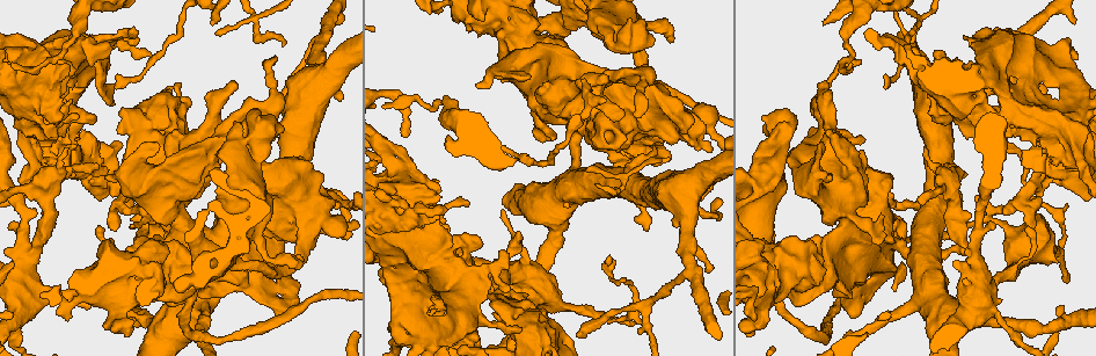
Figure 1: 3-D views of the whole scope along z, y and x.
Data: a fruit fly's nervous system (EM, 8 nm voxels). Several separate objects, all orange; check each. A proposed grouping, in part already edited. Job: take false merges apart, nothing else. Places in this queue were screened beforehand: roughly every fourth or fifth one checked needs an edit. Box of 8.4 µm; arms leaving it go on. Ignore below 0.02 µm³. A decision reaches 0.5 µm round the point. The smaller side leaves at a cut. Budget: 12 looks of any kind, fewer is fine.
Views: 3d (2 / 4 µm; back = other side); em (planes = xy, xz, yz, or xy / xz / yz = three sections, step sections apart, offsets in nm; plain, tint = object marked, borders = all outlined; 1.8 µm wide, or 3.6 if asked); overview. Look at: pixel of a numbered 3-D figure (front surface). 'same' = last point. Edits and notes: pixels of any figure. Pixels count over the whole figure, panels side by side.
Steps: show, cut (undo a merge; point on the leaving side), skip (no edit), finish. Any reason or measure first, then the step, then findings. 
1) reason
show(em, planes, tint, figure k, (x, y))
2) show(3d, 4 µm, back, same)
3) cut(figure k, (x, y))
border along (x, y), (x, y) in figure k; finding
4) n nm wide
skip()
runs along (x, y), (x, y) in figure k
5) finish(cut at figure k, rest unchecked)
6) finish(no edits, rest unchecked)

a fork
show(em, xz, step 8, tint, figure 1, (556, 29))

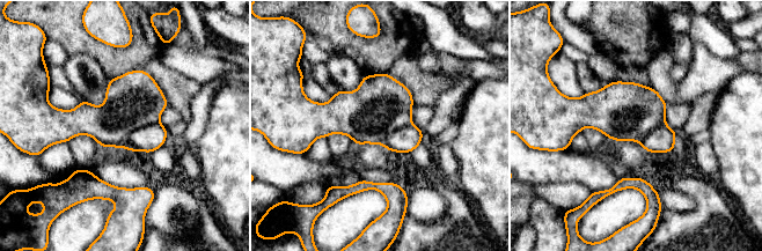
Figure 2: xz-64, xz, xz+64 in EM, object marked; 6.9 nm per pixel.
skip()
continuous, no second cell

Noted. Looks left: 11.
four-way junction
show(em, 3.6 µm, yz, step 4, borders, figure 1, (614, 164))

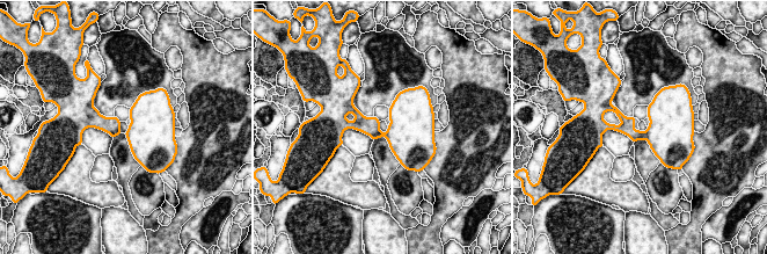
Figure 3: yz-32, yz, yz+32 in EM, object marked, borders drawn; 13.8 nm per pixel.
cut(figure 3, (662, 135))
border along (643, 132), (645, 138) in figure 3; two cells meet here

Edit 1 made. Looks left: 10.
sharp bend
show(3d, 4 µm, figure 1, (991, 213))

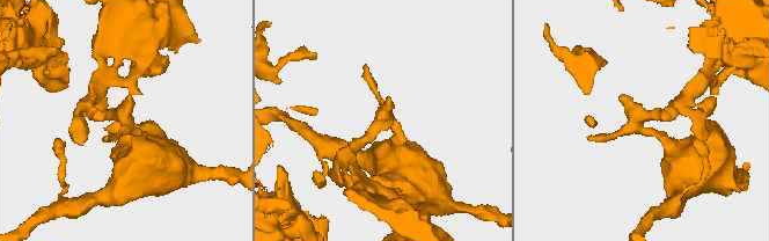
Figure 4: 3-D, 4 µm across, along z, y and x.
show(em, planes, borders, figure 4, (387, 120))

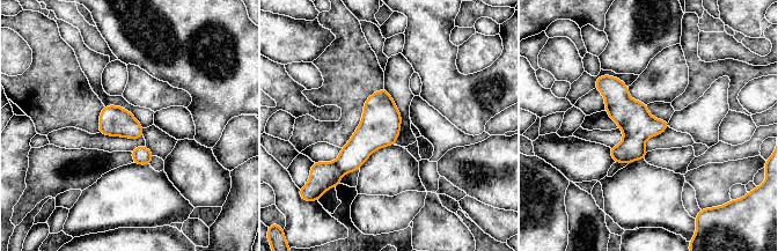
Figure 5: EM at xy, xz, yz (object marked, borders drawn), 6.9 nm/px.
cut(figure 5, (364, 142))
border along (334, 162), (343, 174) in figure 5; a second cell is stuck on

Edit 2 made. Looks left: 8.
see it whole again
show(overview)

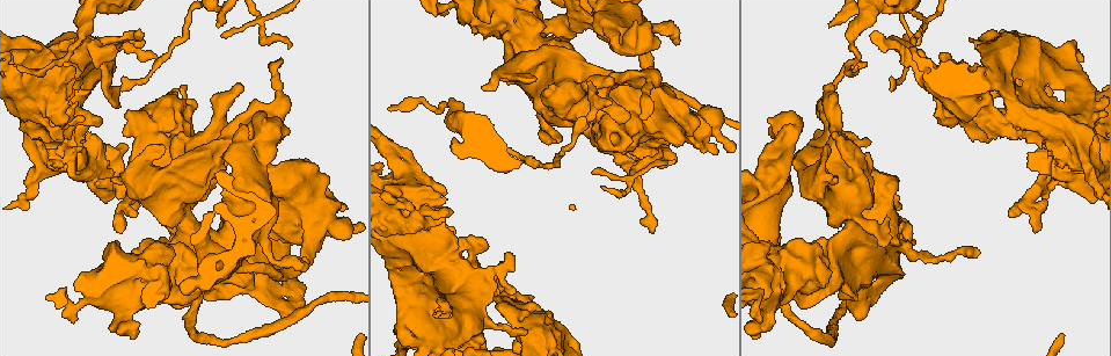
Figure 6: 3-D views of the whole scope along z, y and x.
arms run side by side
show(em, planes, tint, figure 6, (546, 329))

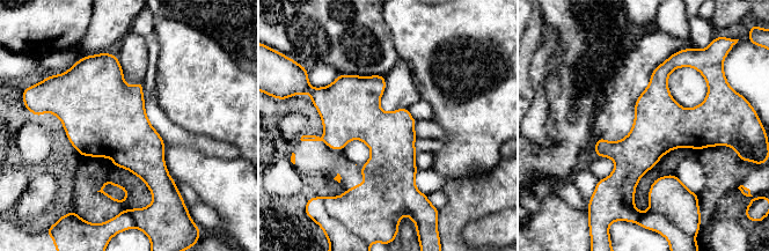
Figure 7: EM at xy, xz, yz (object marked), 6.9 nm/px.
340 nm wide
skip()
continuous, no second cell

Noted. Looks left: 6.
closes a loop
show(3d, 2 µm, figure 6, (407, 255))

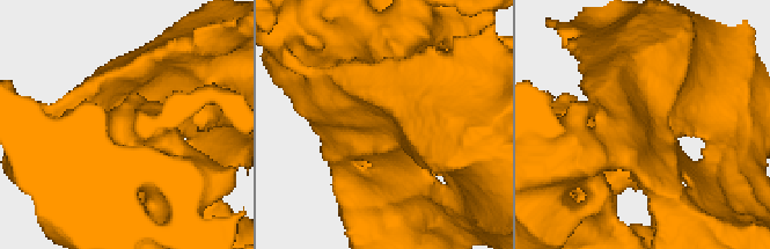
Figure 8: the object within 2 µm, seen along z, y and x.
arms of 380, 440 nm; shape alone is not enough
show(em, planes, tint, figure 8, (377, 126))

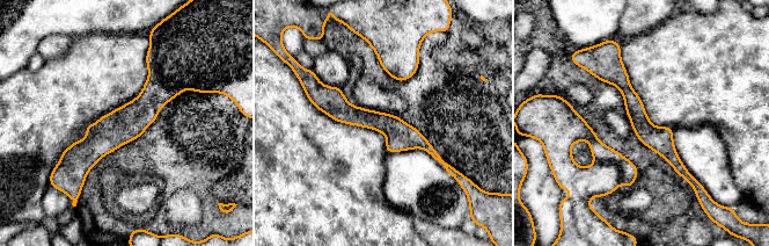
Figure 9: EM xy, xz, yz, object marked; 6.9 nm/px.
180 nm wide
skip()
one cell here

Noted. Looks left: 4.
finish(cut at figure 3, cut at figure 5, rest unchecked)

